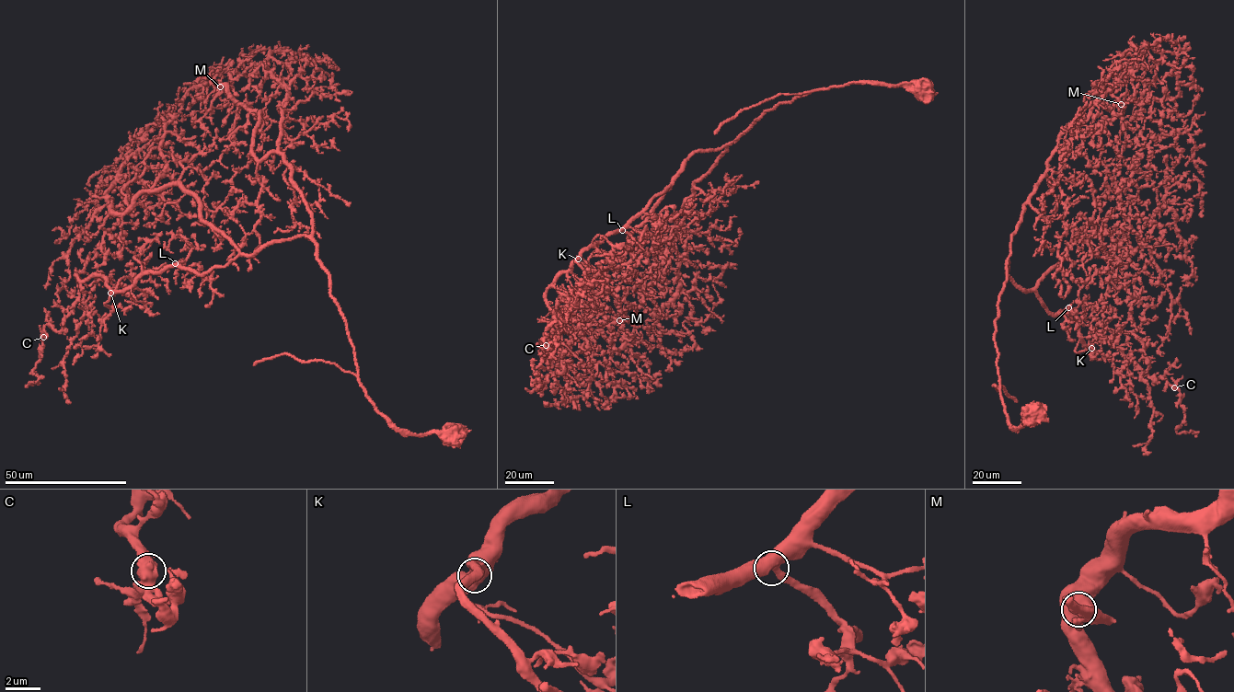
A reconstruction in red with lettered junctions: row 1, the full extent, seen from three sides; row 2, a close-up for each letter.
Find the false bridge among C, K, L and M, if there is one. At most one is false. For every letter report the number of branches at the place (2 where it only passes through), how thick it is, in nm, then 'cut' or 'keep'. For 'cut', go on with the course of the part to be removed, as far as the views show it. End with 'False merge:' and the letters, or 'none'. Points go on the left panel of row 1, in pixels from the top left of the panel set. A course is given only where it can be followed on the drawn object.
C: 2 | 850 nm | keep
K: 2 | 550 nm | keep
L: 2 | 500 nm | keep
M: 2 | 650 nm | keep
False merge: none

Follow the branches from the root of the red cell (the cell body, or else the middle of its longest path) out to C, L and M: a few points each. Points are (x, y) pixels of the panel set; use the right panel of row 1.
C: (1027, 418), (1012, 431), (1000, 390), (1009, 261), (1084, 345), (1129, 332), (1174, 387)
L: (1027, 418), (1012, 431), (1000, 393), (995, 322), (1006, 263), (1016, 286), (1035, 292), (1049, 312), (1068, 307)
M: (1027, 418), (1012, 431), (995, 335), (1011, 235), (1042, 178), (1056, 180), (1070, 138), (1111, 120), (1121, 104)

